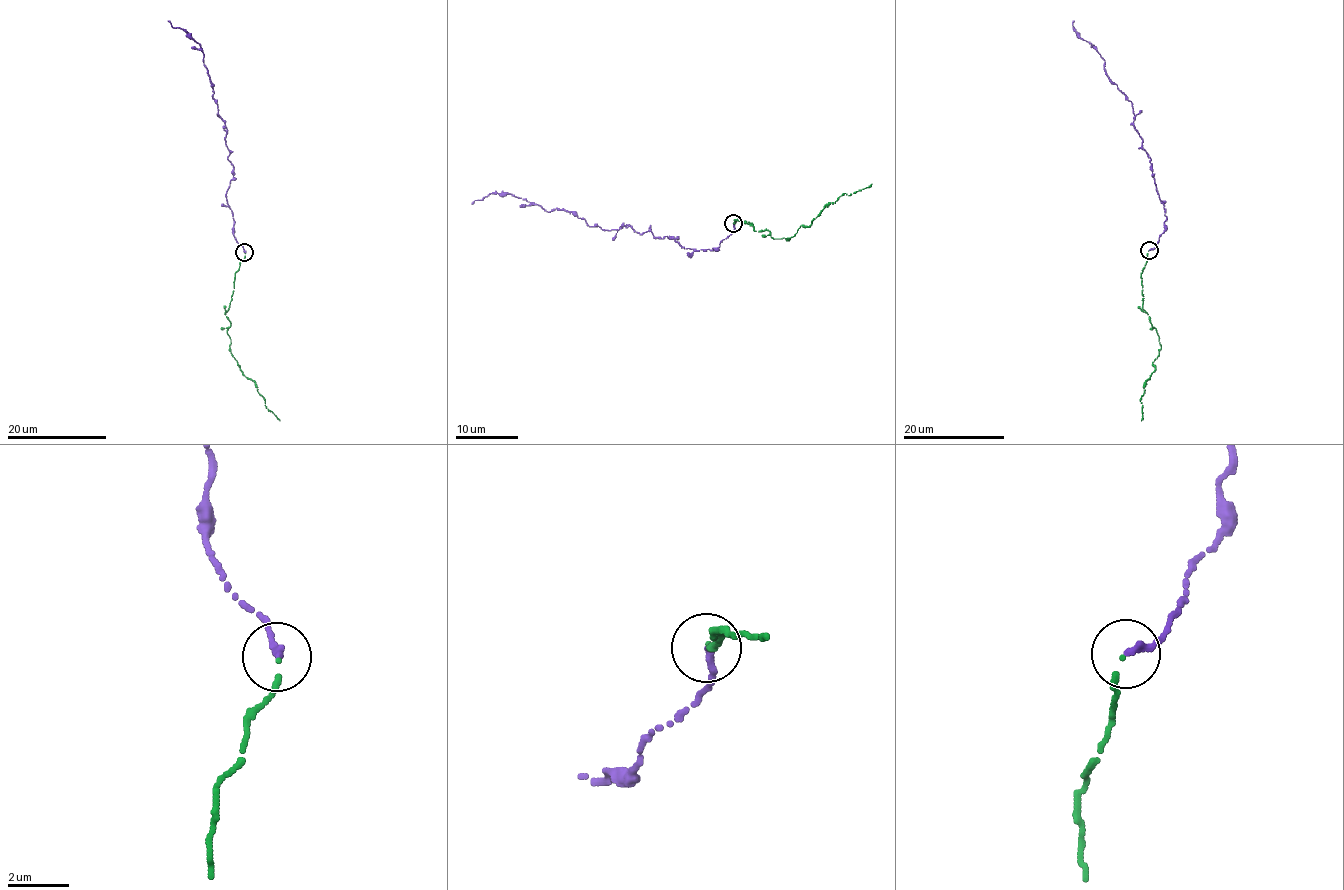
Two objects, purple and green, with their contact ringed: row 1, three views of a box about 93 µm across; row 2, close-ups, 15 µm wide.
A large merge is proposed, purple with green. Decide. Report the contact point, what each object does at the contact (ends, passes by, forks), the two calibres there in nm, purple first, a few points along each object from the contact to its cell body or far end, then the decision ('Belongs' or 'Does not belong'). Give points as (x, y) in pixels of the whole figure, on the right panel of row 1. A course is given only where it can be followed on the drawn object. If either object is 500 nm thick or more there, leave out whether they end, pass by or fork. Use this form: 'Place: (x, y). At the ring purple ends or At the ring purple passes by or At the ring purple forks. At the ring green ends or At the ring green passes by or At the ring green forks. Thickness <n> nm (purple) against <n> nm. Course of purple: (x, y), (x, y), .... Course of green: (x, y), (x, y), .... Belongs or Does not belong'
Place: (1149, 250). At the ring purple ends. At the ring green ends. Thickness 240 nm (purple) against 170 nm. Course of purple: (1149, 250), (1165, 230), (1166, 216), (1133, 126), (1132, 102), (1109, 79), (1104, 59), (1079, 38), (1074, 20). Course of green: (1148, 251), (1141, 273), (1143, 309), (1156, 329), (1160, 349), (1140, 400), (1141, 421). Belongs

